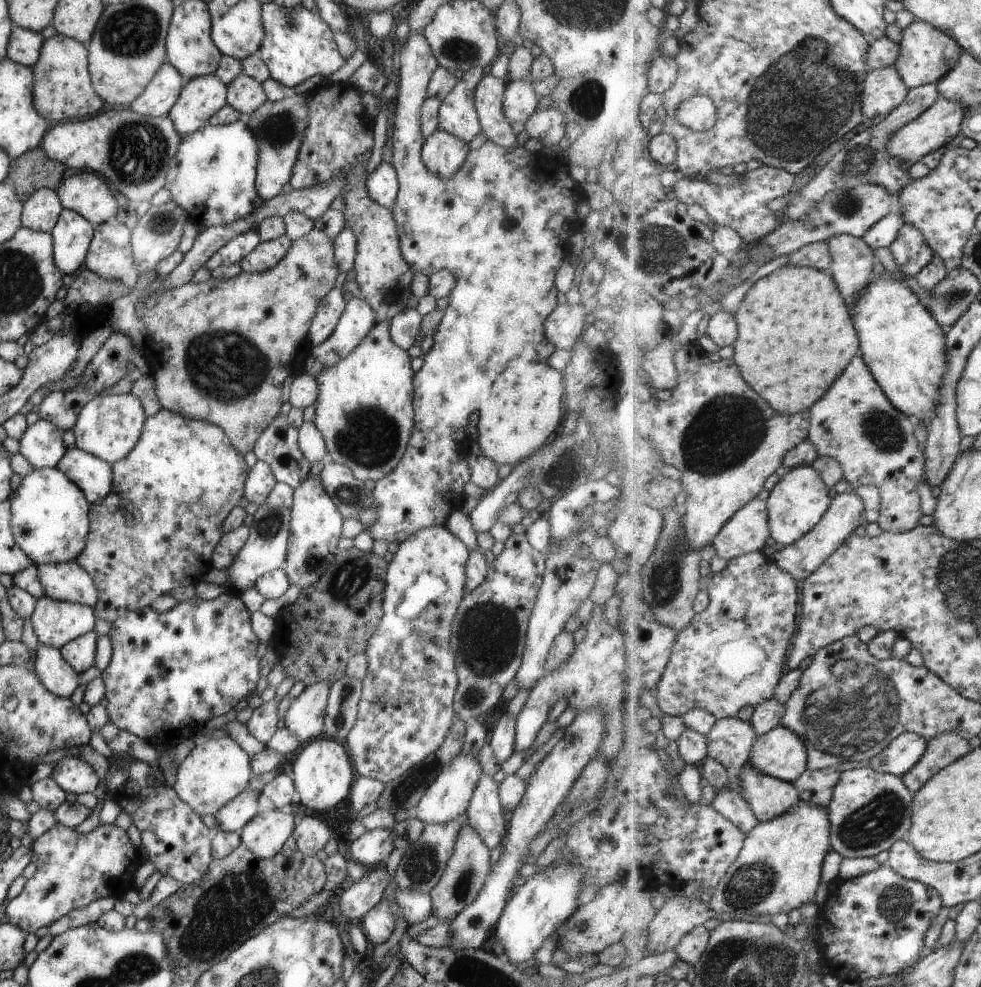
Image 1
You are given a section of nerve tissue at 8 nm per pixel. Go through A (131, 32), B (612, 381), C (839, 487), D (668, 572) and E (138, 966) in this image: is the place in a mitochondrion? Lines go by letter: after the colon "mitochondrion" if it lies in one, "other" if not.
A: mitochondrion
B: other
C: other
D: mitochondrion
E: mitochondrion

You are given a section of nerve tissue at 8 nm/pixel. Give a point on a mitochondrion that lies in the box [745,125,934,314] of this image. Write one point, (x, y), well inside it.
(870, 159)

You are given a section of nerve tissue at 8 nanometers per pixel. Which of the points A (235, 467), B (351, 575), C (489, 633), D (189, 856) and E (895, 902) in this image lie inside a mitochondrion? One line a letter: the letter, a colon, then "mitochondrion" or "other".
A: other
B: mitochondrion
C: mitochondrion
D: other
E: mitochondrion

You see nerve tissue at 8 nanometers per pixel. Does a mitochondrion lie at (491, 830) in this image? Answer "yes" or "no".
no

